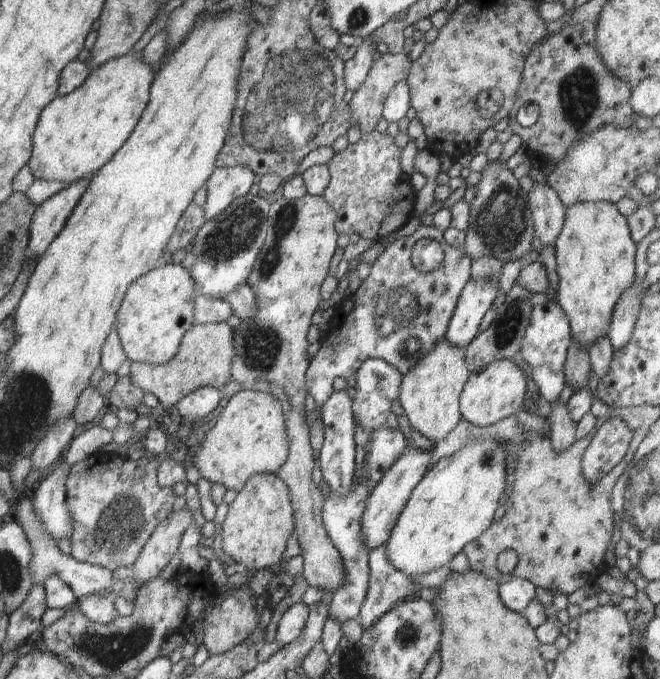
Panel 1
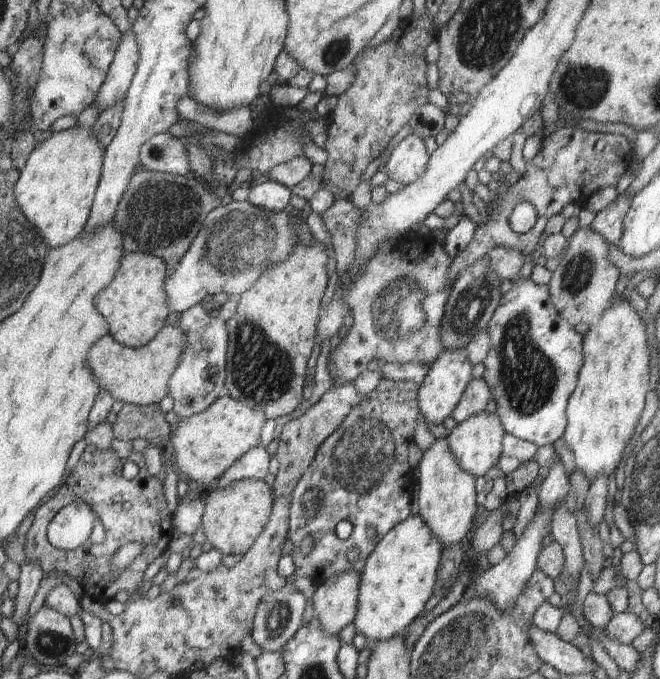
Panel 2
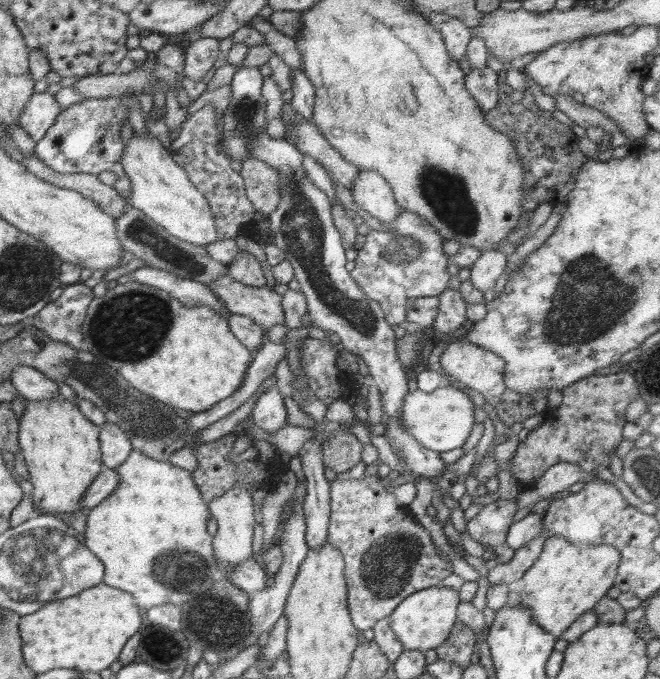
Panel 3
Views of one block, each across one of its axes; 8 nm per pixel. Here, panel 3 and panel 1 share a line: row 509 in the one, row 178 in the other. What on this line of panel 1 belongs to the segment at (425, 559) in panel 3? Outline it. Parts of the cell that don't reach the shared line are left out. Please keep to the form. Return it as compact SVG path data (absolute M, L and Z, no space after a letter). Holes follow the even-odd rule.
M376 129L364 133L356 144L334 154L326 166L331 180L321 198L335 213L339 235L358 234L361 238L381 240L401 229L413 216L416 191L411 187L410 176L402 171L401 148L388 133L381 134Z

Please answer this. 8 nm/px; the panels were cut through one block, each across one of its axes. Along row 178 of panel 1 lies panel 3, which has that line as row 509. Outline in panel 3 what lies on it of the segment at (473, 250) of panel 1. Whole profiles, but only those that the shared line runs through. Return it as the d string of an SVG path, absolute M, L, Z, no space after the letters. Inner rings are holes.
M500 497L496 502L484 506L478 515L467 517L466 528L472 539L483 546L490 545L502 563L507 563L515 552L506 546L504 539L517 513L516 502Z

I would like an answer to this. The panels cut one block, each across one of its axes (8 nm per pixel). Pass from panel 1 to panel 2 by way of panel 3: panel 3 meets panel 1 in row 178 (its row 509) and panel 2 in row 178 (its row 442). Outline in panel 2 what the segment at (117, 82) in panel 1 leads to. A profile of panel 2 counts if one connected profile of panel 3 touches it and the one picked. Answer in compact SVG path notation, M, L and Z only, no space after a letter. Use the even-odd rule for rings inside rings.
M74 125L60 132L53 132L50 138L36 145L28 155L26 164L16 181L14 194L25 217L37 228L50 249L68 244L84 231L101 177L104 151L91 128Z

